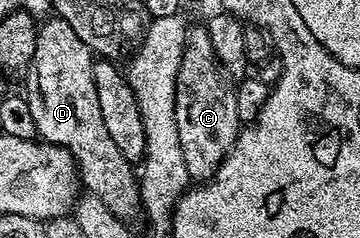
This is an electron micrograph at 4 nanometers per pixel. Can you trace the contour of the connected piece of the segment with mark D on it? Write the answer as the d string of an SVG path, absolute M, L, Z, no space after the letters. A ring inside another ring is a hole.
M58 18L48 20L46 19L44 21L46 24L42 23L37 29L35 54L31 58L28 73L24 77L26 80L23 95L26 102L30 104L32 117L35 118L37 136L42 141L65 148L72 153L78 164L78 171L84 187L90 193L101 198L112 214L122 218L140 217L143 212L141 190L138 177L135 175L134 165L127 158L123 158L123 154L119 154L119 146L115 146L111 134L107 134L107 126L103 126L103 114L99 111L99 98L93 78L95 55L92 49L79 40L78 35L71 30L71 26L67 22Z

